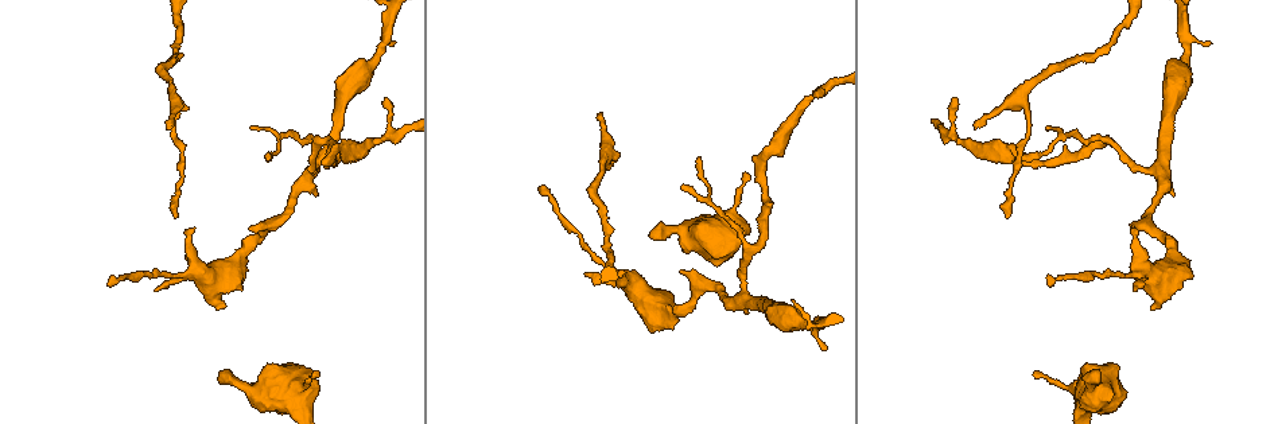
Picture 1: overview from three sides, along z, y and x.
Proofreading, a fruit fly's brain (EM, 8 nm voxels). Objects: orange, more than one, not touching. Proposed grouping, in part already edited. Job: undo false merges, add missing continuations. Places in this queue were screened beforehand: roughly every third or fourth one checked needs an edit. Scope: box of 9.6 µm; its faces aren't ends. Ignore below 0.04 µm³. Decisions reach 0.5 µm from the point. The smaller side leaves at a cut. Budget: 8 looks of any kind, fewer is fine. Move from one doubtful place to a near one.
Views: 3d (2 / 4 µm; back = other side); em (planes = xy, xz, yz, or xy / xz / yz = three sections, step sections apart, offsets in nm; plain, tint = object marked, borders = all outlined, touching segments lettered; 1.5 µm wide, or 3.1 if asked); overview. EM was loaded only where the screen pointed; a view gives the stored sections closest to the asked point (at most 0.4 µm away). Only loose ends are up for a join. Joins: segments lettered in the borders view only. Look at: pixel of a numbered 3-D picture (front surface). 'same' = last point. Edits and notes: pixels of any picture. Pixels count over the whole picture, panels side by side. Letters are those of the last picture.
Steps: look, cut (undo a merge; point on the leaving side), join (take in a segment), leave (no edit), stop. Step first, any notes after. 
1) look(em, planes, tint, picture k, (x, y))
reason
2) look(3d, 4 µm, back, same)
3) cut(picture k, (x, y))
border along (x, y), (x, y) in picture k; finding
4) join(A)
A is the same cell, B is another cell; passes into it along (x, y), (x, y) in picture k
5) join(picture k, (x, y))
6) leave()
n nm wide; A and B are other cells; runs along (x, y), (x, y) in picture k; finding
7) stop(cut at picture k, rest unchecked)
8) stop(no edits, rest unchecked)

look(em, planes, tint, picture 1, (540, 188))

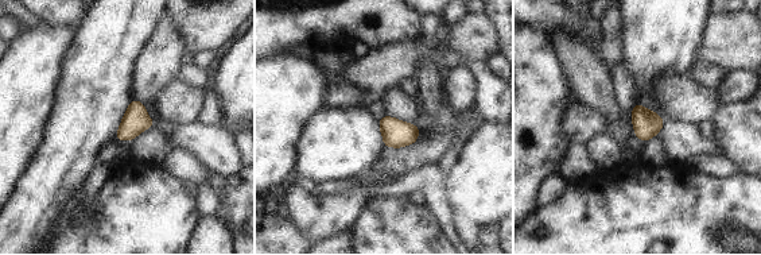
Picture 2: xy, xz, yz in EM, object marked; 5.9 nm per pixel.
look(em, planes, borders, same)
see the neighbours

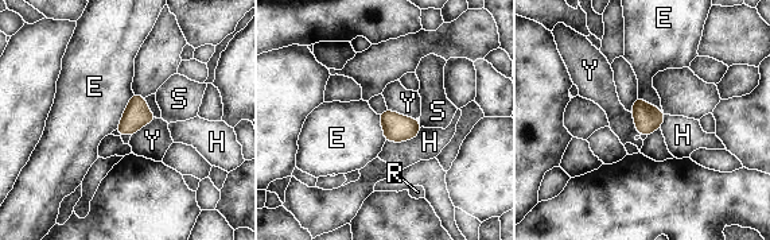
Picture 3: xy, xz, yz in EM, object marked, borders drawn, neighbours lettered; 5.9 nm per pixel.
leave()
E, H, R, S and Y are other cells; border along (133, 93), (116, 128) in picture 3; none of them fits

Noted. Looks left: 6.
look(3d, 4 µm, back, picture 1, (602, 113))
an open end

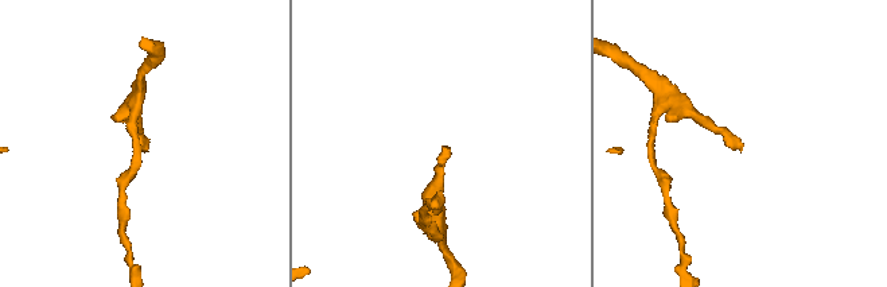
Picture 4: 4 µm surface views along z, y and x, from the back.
look(em, planes, tint, picture 4, (143, 145))
shape alone is not enough

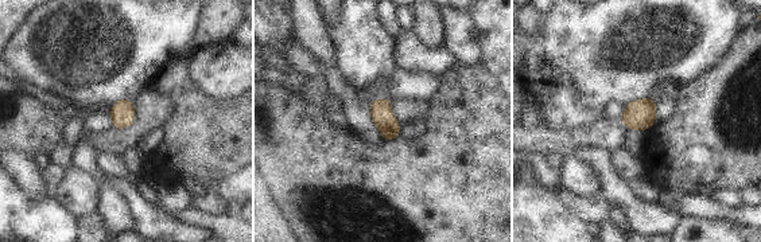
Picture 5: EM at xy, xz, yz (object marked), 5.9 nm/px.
look(em, planes, borders, same)
see the neighbours

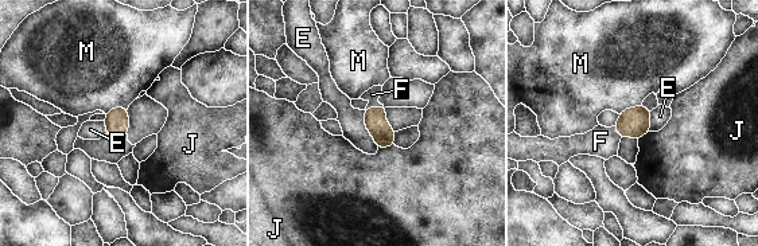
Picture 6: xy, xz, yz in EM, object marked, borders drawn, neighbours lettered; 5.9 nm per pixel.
join(F)
F is the same cell, E, J and M are other cells; passes into it along (376, 122), (374, 108), (372, 94) in picture 6; the cell continues

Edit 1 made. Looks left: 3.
look(overview)

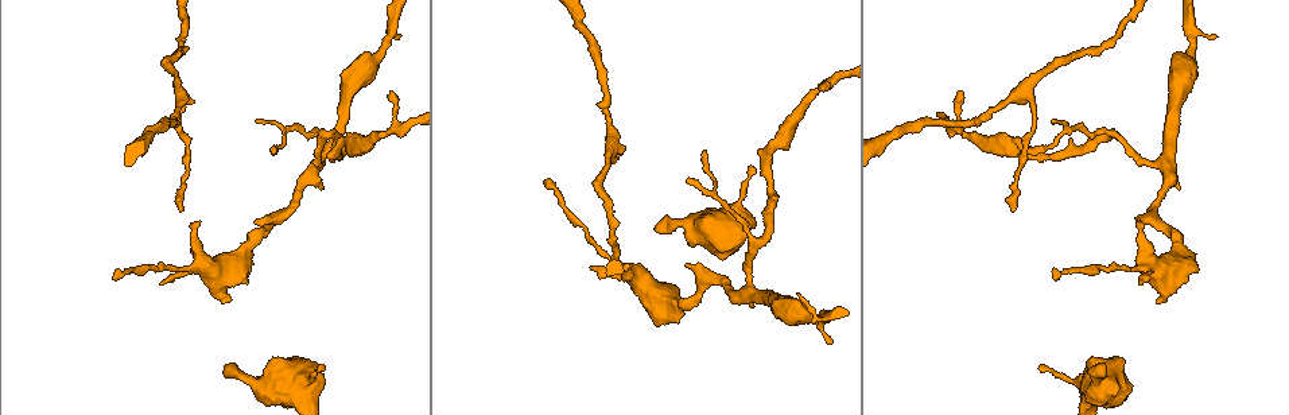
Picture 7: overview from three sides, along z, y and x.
look(3d, 2 µm, picture 7, (1103, 372))
branch stops here

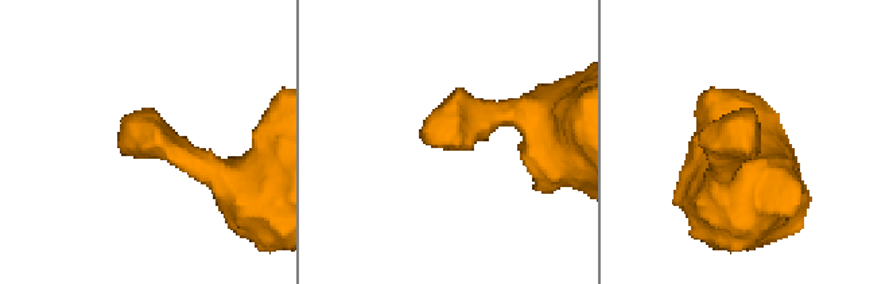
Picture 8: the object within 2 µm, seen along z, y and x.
look(em, yz, step 8, borders, picture 8, (743, 146))

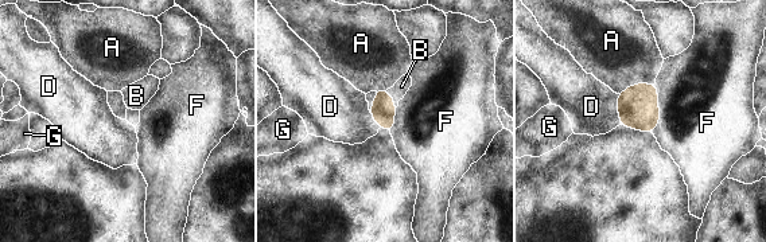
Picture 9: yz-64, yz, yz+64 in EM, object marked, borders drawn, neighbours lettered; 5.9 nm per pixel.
join(B)
B is the same cell, A, D, F and G are other cells; passes into it along (384, 109), (392, 98), (401, 86) in picture 9; it goes on there

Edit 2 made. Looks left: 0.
stop(join at picture 6, join at picture 9, rest unchecked)

